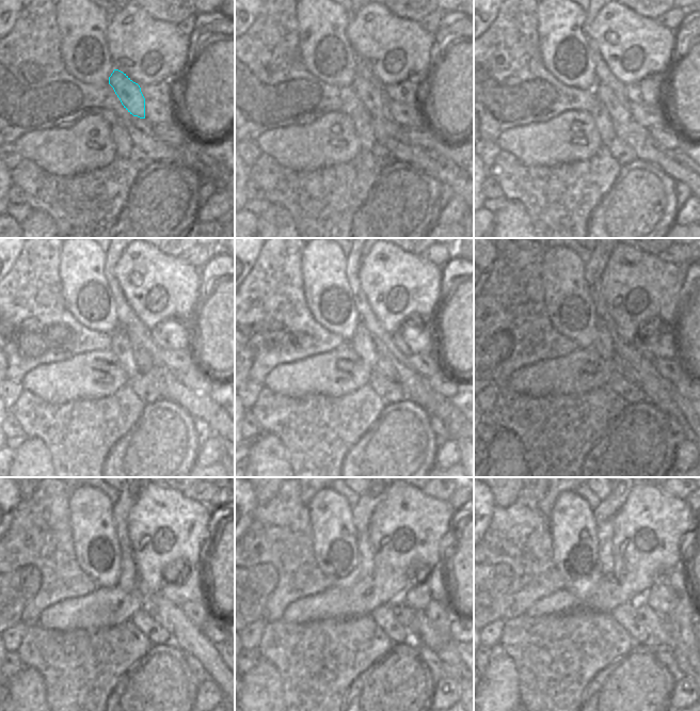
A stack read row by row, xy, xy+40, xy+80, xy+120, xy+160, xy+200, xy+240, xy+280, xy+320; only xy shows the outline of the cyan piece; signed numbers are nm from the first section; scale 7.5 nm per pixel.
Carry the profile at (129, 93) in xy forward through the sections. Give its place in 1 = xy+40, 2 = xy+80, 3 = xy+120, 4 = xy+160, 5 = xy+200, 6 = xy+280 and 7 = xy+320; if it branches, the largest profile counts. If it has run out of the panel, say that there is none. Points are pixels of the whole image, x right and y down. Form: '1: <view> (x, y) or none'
1: xy+40 (372, 97)
2: xy+80 (619, 112)
3: xy+120 (143, 359)
4: xy+160 (383, 365)
5: xy+200 (626, 372)
6: xy+280 (404, 614)
7: xy+320 (656, 623)

